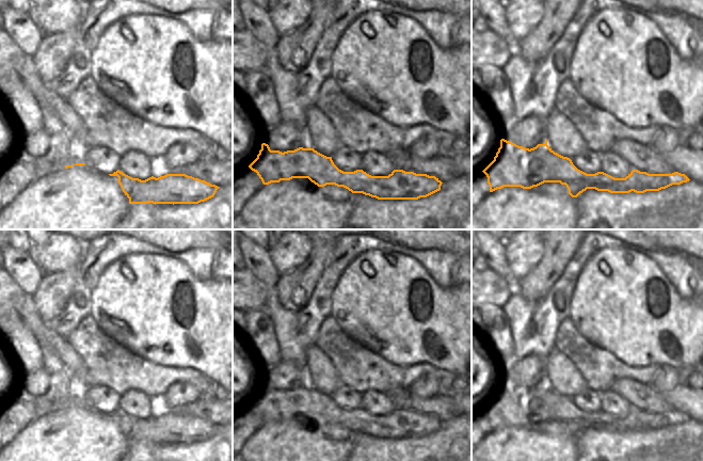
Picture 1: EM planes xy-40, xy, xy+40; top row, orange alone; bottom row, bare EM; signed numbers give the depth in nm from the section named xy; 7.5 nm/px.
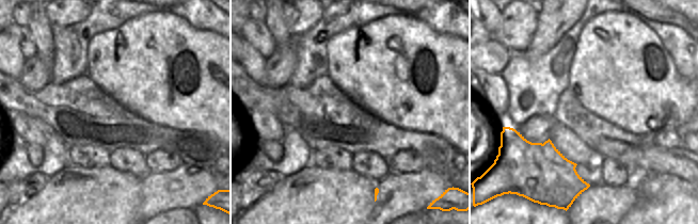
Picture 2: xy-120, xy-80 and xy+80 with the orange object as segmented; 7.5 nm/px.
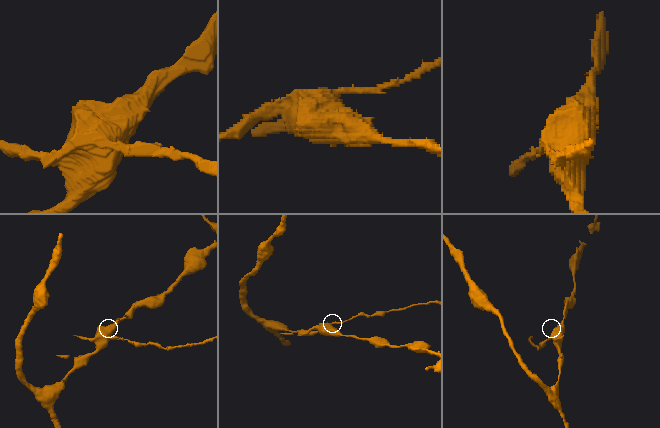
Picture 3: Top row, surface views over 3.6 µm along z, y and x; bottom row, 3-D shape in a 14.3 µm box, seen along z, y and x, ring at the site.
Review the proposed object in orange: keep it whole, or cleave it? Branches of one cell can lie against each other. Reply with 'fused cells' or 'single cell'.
fused cells

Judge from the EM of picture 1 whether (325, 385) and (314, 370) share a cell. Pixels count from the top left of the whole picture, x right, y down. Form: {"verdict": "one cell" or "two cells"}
{"verdict": "one cell"}

